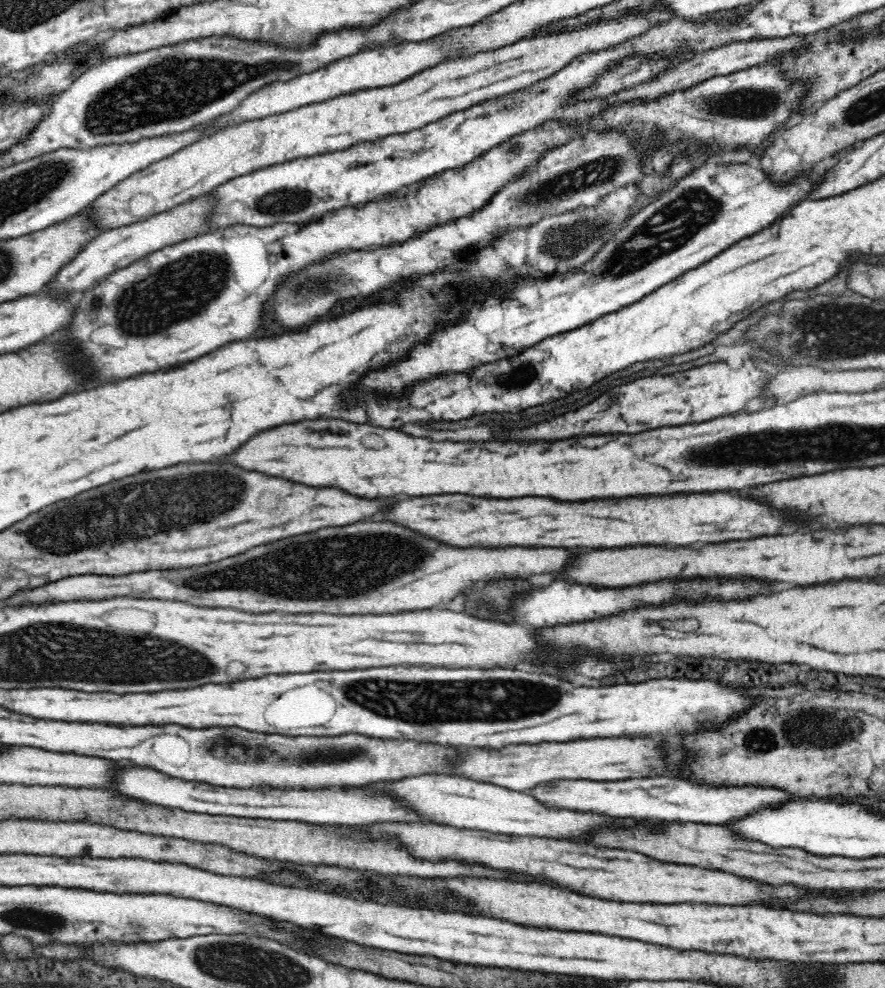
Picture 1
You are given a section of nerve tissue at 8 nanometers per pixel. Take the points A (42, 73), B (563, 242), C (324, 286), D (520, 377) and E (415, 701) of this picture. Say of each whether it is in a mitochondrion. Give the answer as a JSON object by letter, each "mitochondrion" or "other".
{"A":"other","B":"mitochondrion","C":"mitochondrion","D":"mitochondrion","E":"mitochondrion"}

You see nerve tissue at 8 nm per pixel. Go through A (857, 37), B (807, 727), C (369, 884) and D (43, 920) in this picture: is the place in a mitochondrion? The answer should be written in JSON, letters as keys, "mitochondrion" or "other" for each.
{"A":"other","B":"mitochondrion","C":"other","D":"mitochondrion"}

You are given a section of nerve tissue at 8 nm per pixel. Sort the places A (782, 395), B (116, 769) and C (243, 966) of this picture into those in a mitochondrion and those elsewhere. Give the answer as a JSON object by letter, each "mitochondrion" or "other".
{"A":"other","B":"other","C":"mitochondrion"}

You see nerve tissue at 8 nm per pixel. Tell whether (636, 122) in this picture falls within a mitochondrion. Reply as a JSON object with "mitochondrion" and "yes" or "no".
{"mitochondrion":"yes"}

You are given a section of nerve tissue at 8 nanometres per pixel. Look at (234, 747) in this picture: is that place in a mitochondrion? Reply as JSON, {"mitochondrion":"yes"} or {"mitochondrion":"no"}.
{"mitochondrion":"yes"}

